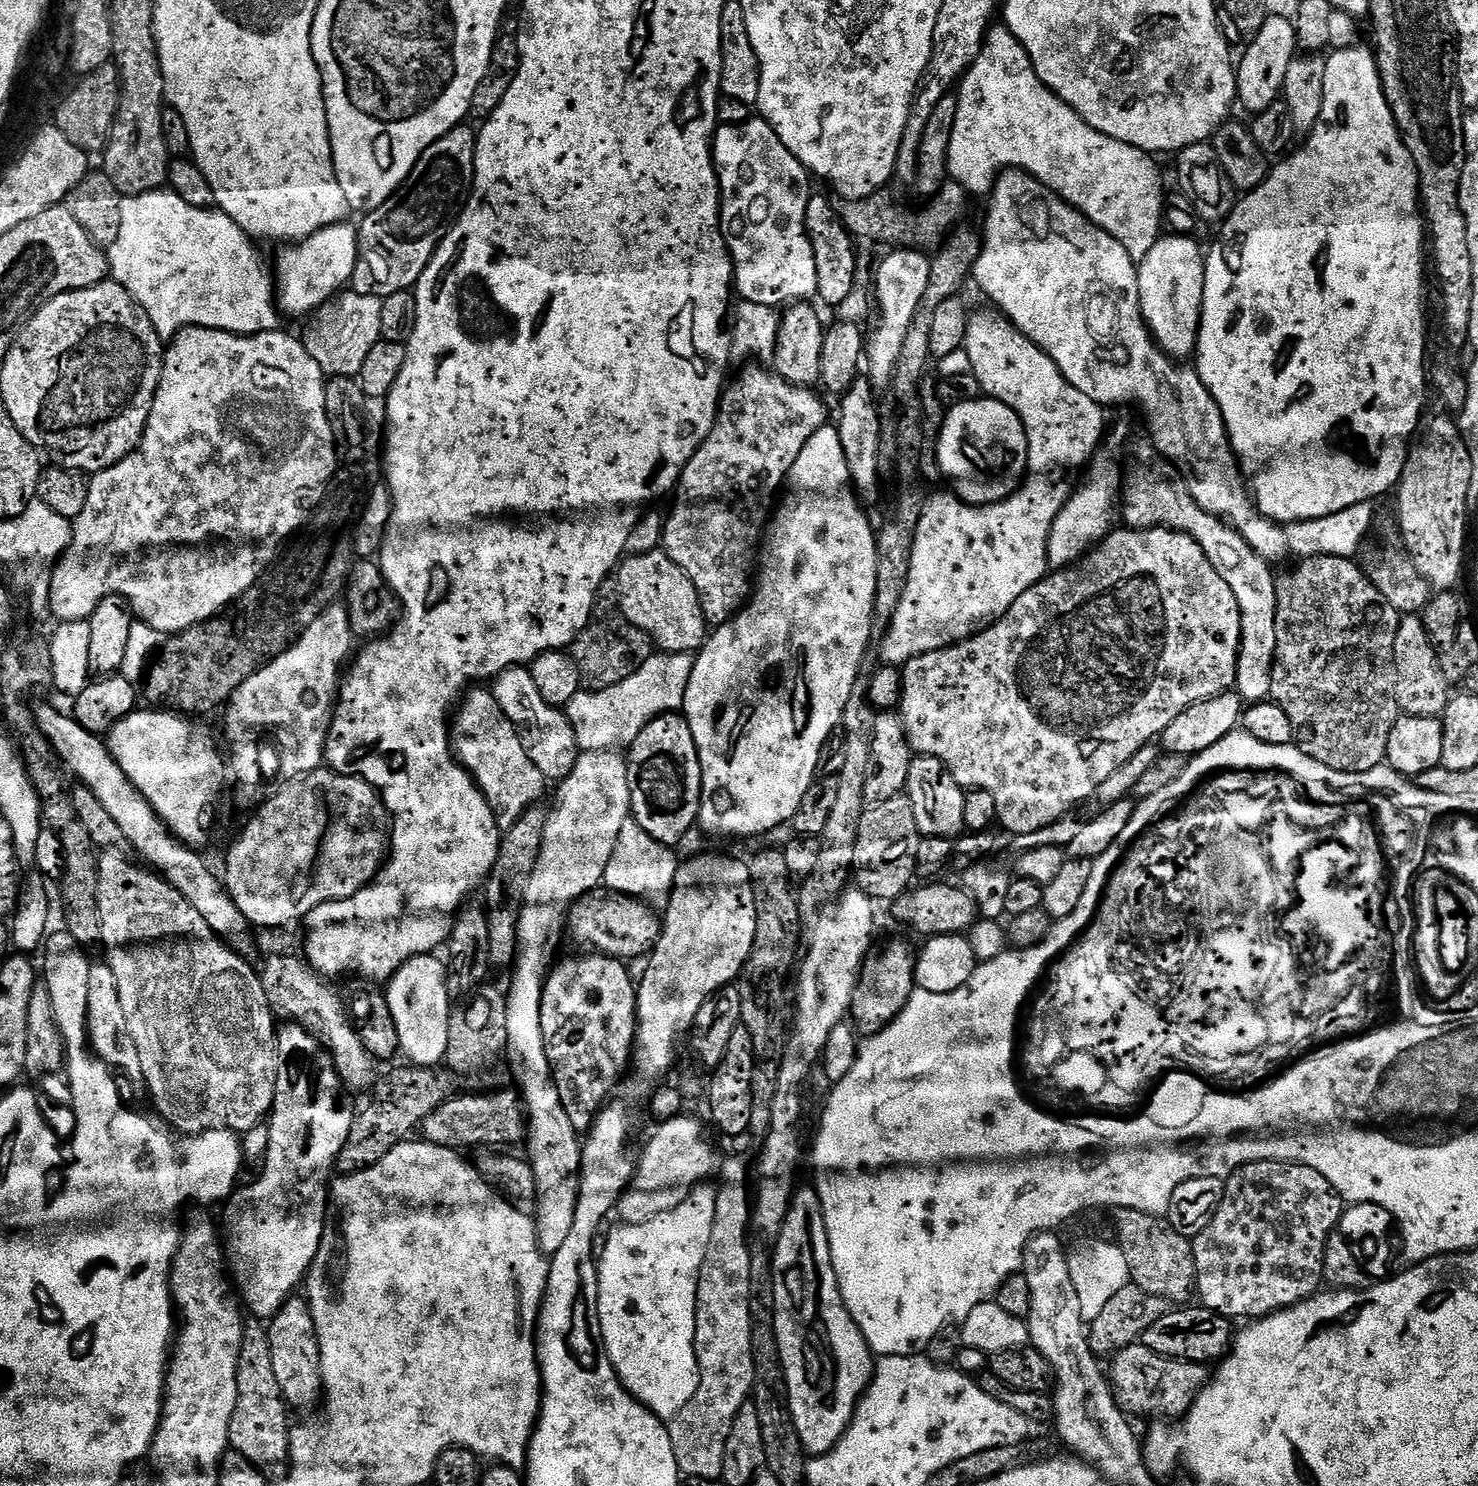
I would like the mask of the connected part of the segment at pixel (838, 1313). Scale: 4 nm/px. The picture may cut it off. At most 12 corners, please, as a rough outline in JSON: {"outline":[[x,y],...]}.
{"outline":[[815,1187],[771,1253],[805,1453],[852,1425],[876,1360],[844,1305]]}

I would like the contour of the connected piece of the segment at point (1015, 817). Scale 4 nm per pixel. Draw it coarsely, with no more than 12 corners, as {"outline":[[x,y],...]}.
{"outline":[[1109,532],[903,665],[913,753],[1034,834],[1236,683],[1234,590]]}

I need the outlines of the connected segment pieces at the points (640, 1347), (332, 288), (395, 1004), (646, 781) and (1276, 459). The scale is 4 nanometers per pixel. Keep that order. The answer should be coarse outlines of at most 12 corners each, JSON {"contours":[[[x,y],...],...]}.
{"contours":[[[717,1189],[619,1226],[598,1318],[665,1422],[700,1385],[696,1291]],[[338,223],[285,247],[274,292],[307,317],[351,281],[358,232]],[[407,960],[386,984],[400,1052],[445,1059],[448,970]],[[687,719],[651,720],[627,749],[631,819],[677,846],[700,819]],[[1371,47],[1207,249],[1194,370],[1256,509],[1399,485],[1420,175]]]}

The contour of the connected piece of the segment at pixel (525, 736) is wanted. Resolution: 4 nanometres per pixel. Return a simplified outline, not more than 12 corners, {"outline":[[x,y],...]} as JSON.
{"outline":[[527,667],[490,688],[545,781],[565,780],[581,749]]}

